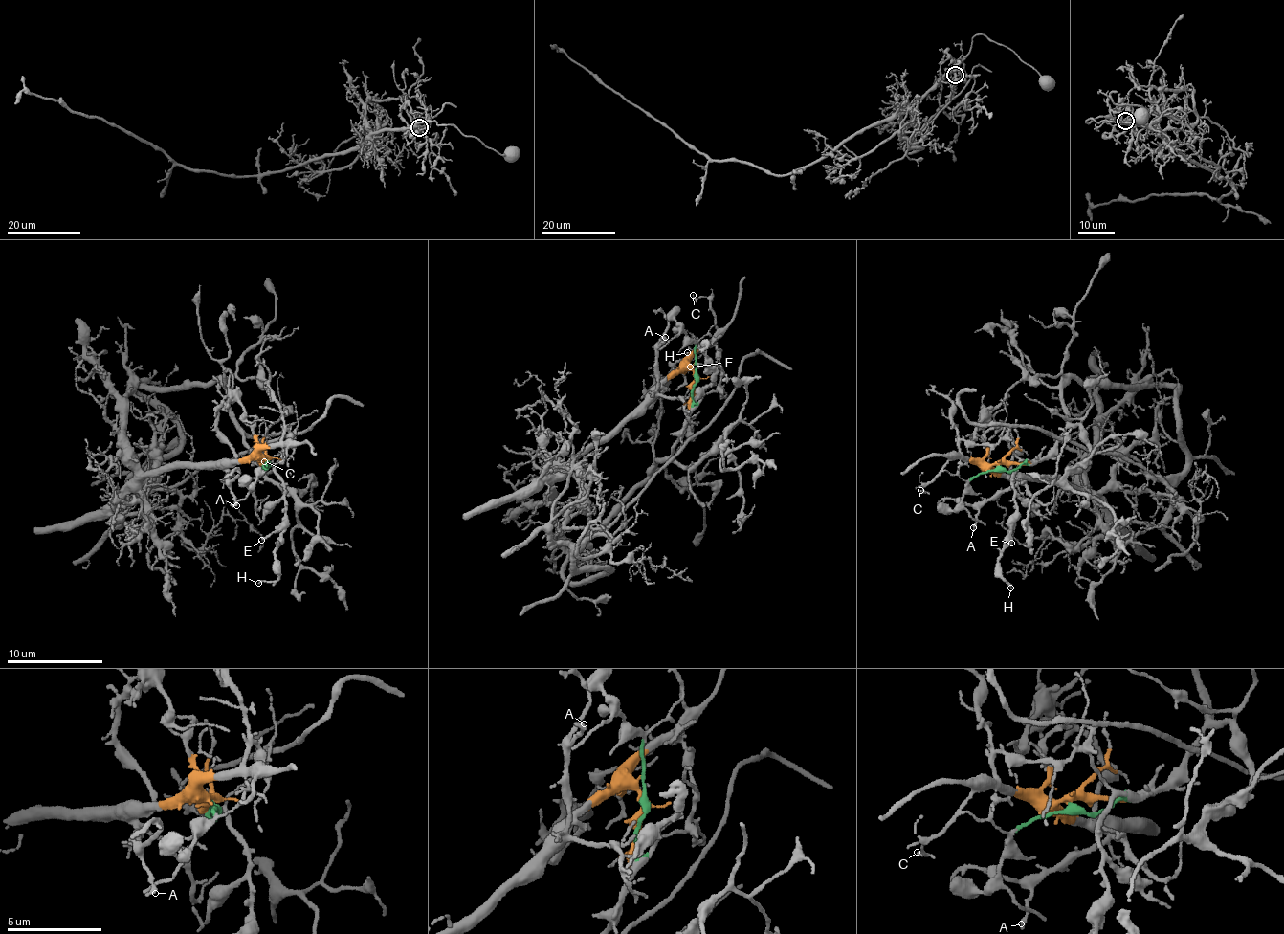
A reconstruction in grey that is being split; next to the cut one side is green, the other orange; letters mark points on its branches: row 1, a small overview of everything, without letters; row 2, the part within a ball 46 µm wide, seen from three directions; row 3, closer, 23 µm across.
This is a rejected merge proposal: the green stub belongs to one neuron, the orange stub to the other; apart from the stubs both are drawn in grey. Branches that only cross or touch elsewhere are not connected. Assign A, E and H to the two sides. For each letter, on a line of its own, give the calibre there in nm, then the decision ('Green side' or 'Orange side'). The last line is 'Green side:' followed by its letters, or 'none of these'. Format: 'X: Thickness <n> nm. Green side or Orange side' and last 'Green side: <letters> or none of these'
A: Thickness 200 nm. Orange side
E: Thickness 180 nm. Green side
H: Thickness 130 nm. Green side
Green side: E, H

